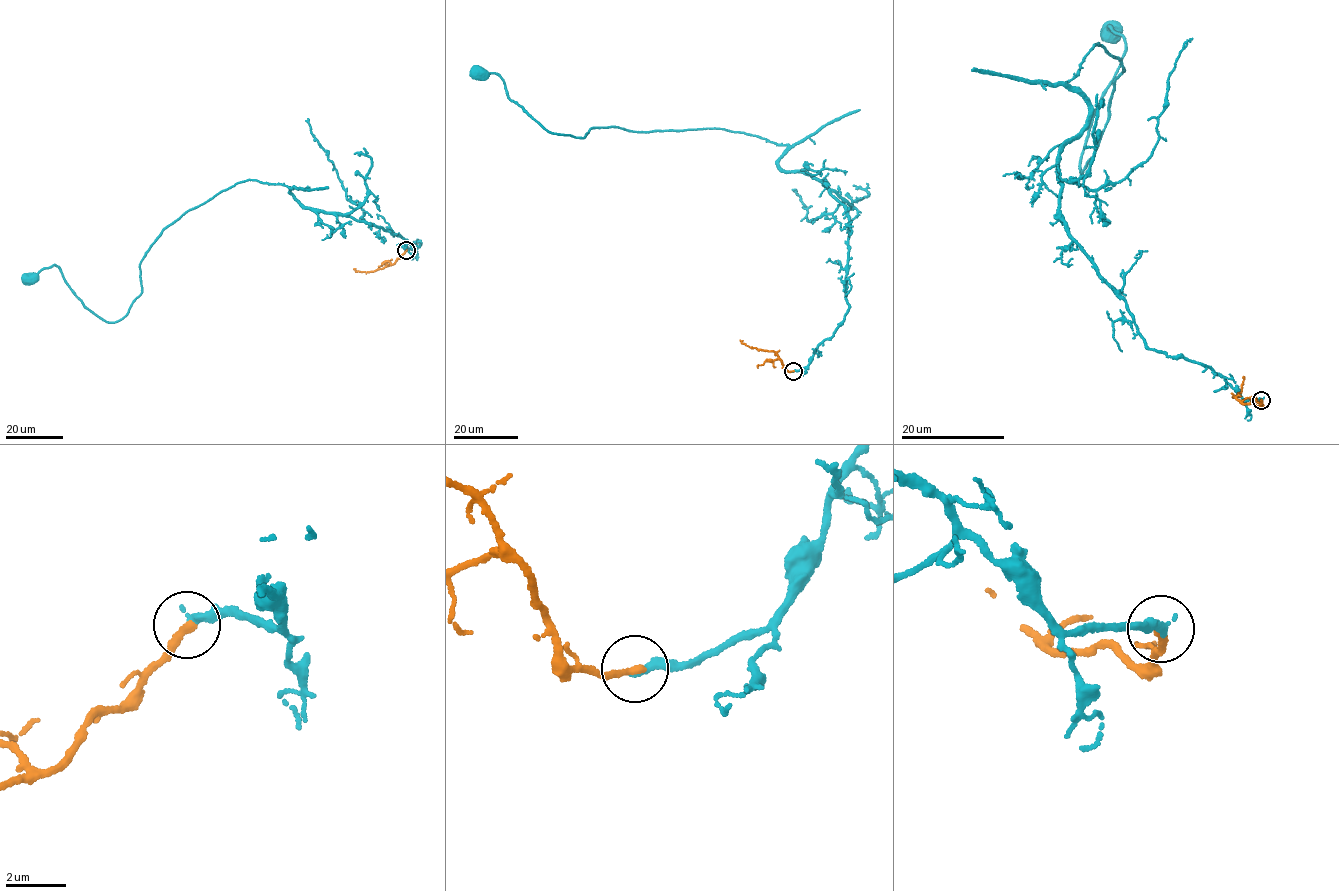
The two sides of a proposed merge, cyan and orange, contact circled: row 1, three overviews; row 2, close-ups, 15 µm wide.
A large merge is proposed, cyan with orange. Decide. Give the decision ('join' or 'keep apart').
join

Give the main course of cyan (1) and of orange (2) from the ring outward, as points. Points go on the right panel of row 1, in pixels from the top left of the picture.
1: (1261, 400), (1147, 347), (1070, 239), (1068, 82), (1097, 43), (1125, 70), (1080, 173), (1111, 30)
2: (1261, 400), (1258, 406), (1233, 397), (1240, 393), (1242, 377)

